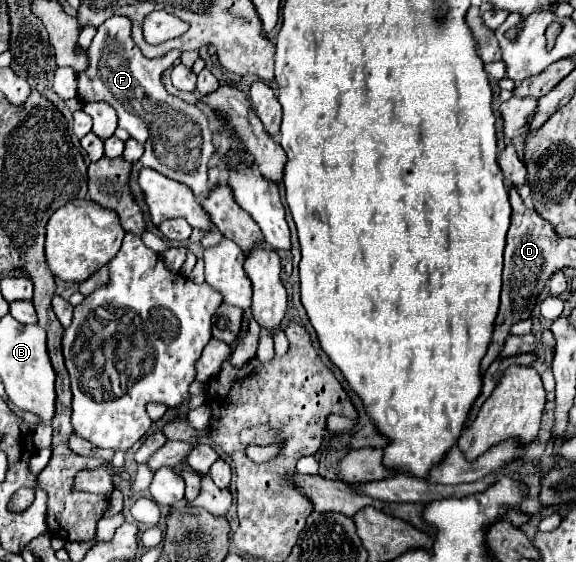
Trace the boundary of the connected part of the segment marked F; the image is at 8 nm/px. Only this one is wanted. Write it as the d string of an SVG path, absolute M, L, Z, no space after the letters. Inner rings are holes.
M112 16L98 28L98 32L96 32L96 36L94 36L94 40L92 40L92 44L88 48L90 66L86 68L86 72L78 74L78 98L82 102L92 102L92 100L94 102L96 100L108 102L118 112L118 126L128 130L130 136L144 146L144 154L140 158L142 166L152 168L152 170L164 174L170 180L186 184L188 188L192 188L192 192L202 202L210 194L208 160L216 152L216 146L212 142L212 130L210 130L208 118L196 104L188 104L188 102L168 94L164 90L162 82L160 82L162 70L172 66L180 58L180 54L182 54L180 50L170 50L168 54L164 54L160 58L148 60L132 40L132 22L128 18L124 18L124 16Z

